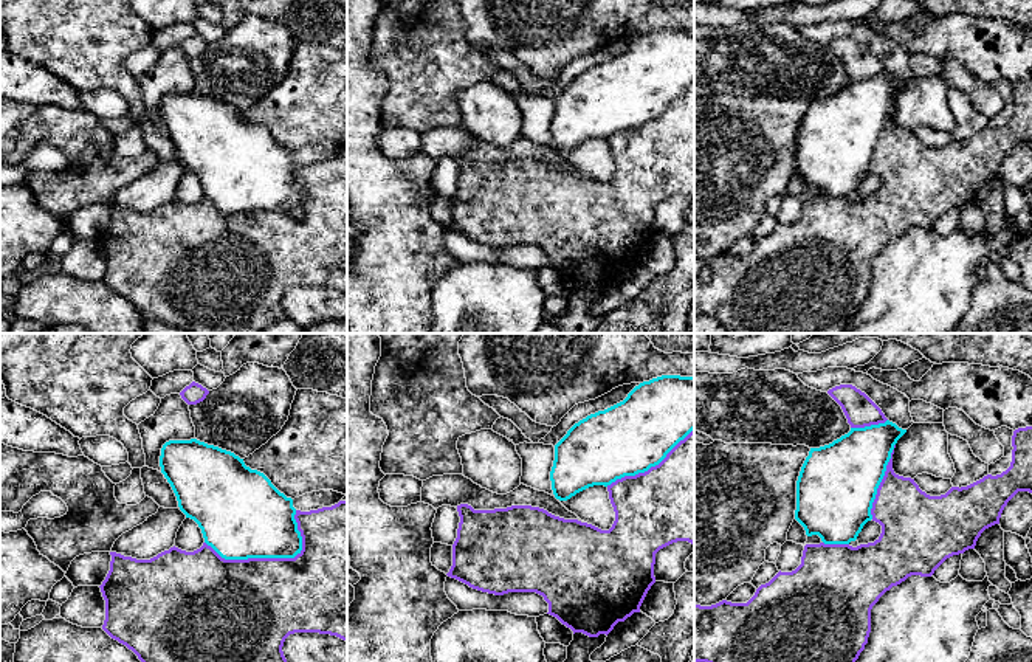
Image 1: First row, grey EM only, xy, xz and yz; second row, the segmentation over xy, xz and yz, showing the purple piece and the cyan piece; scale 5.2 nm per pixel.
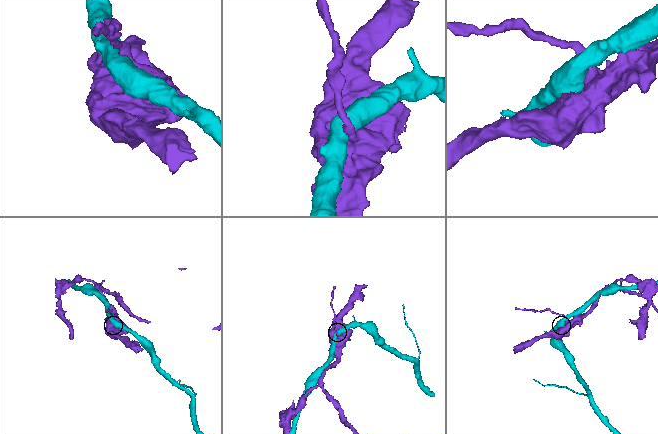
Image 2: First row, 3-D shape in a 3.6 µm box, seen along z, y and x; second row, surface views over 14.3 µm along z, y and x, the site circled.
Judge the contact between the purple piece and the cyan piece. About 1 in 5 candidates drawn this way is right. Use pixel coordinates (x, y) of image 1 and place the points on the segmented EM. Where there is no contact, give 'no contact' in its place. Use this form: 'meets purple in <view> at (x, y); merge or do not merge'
meets purple in xy at (254, 558); do not merge

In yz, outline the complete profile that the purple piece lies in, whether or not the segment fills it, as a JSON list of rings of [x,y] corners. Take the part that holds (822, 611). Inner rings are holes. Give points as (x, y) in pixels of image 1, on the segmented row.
[[[1032,426],[1015,429],[1012,436],[1012,447],[1012,462],[1006,471],[996,476],[987,474],[967,487],[951,487],[945,495],[941,496],[930,496],[919,488],[914,479],[896,474],[893,470],[893,450],[885,476],[877,488],[877,495],[871,509],[872,521],[882,526],[880,536],[874,543],[860,544],[857,547],[849,544],[824,543],[806,544],[801,564],[792,572],[779,571],[769,583],[761,584],[747,603],[731,603],[727,600],[711,606],[700,606],[694,603],[694,662],[855,662],[868,643],[871,633],[871,609],[886,591],[900,584],[911,575],[931,577],[947,558],[964,553],[968,549],[975,549],[981,533],[986,529],[999,524],[1004,507],[1018,491],[1032,493]]]

